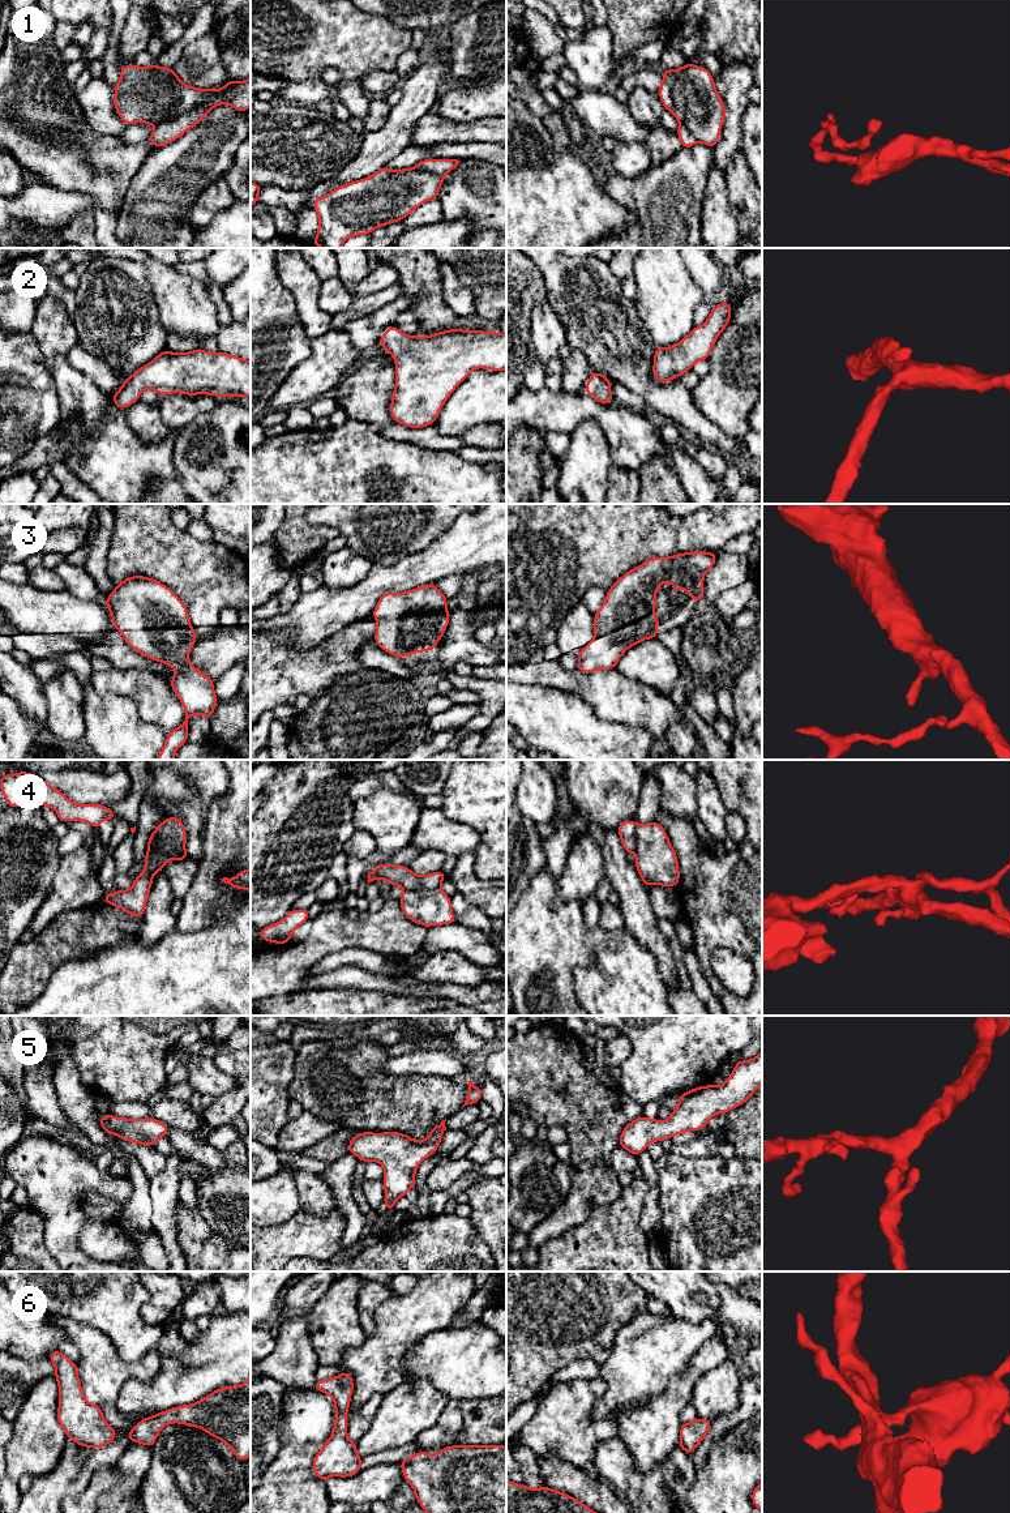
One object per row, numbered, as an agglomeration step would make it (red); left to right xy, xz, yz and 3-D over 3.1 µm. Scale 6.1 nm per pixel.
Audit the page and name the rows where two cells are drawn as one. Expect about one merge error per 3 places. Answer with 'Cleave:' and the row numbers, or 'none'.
Cleave: 1, 4

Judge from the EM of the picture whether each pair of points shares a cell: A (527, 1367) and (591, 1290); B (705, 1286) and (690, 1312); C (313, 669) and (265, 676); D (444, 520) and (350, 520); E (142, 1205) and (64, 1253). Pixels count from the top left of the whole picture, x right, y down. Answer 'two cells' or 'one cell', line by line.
A: one cell
B: one cell
C: one cell
D: one cell
E: two cells

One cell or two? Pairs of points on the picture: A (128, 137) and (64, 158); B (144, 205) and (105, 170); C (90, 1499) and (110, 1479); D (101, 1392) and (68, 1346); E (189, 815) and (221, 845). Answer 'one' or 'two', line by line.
A: two
B: two
C: one
D: two
E: two

